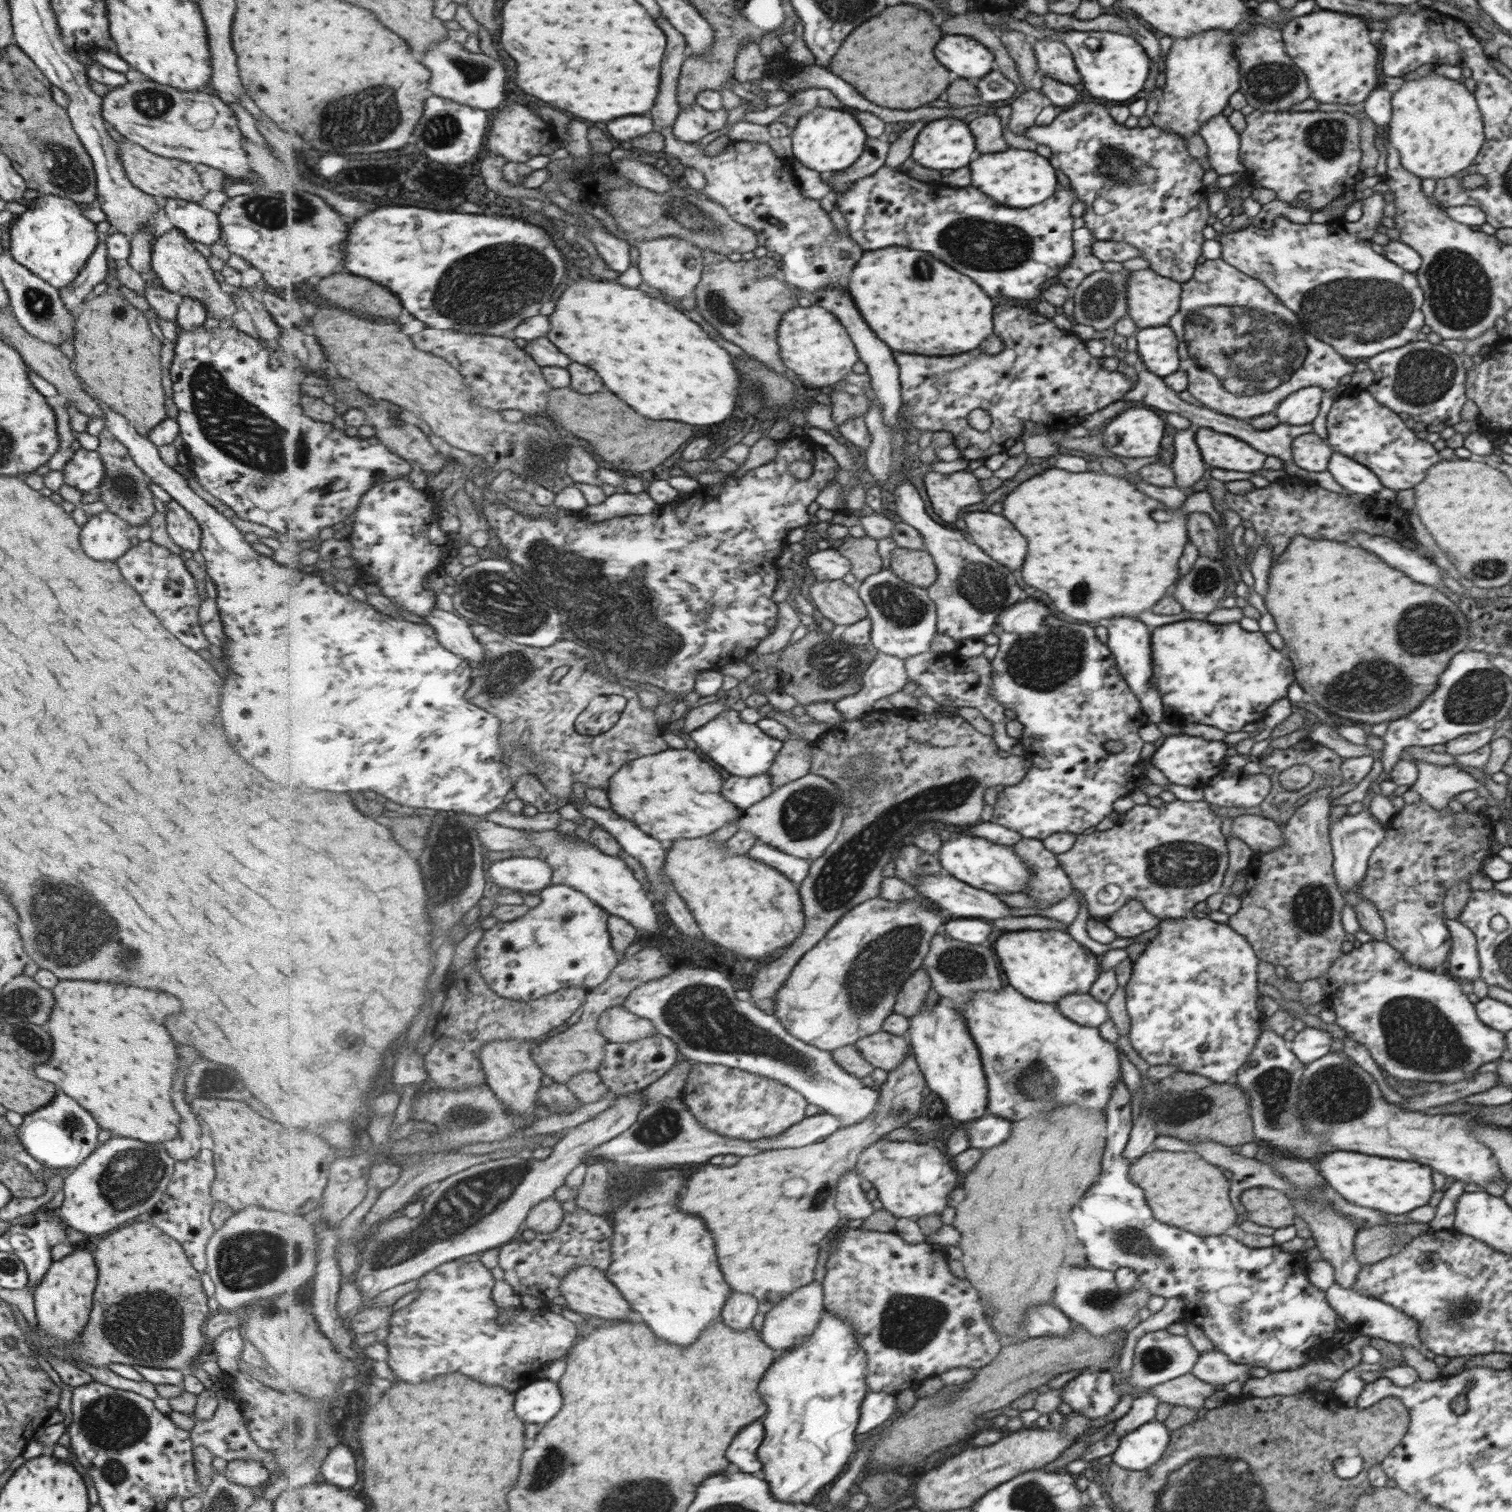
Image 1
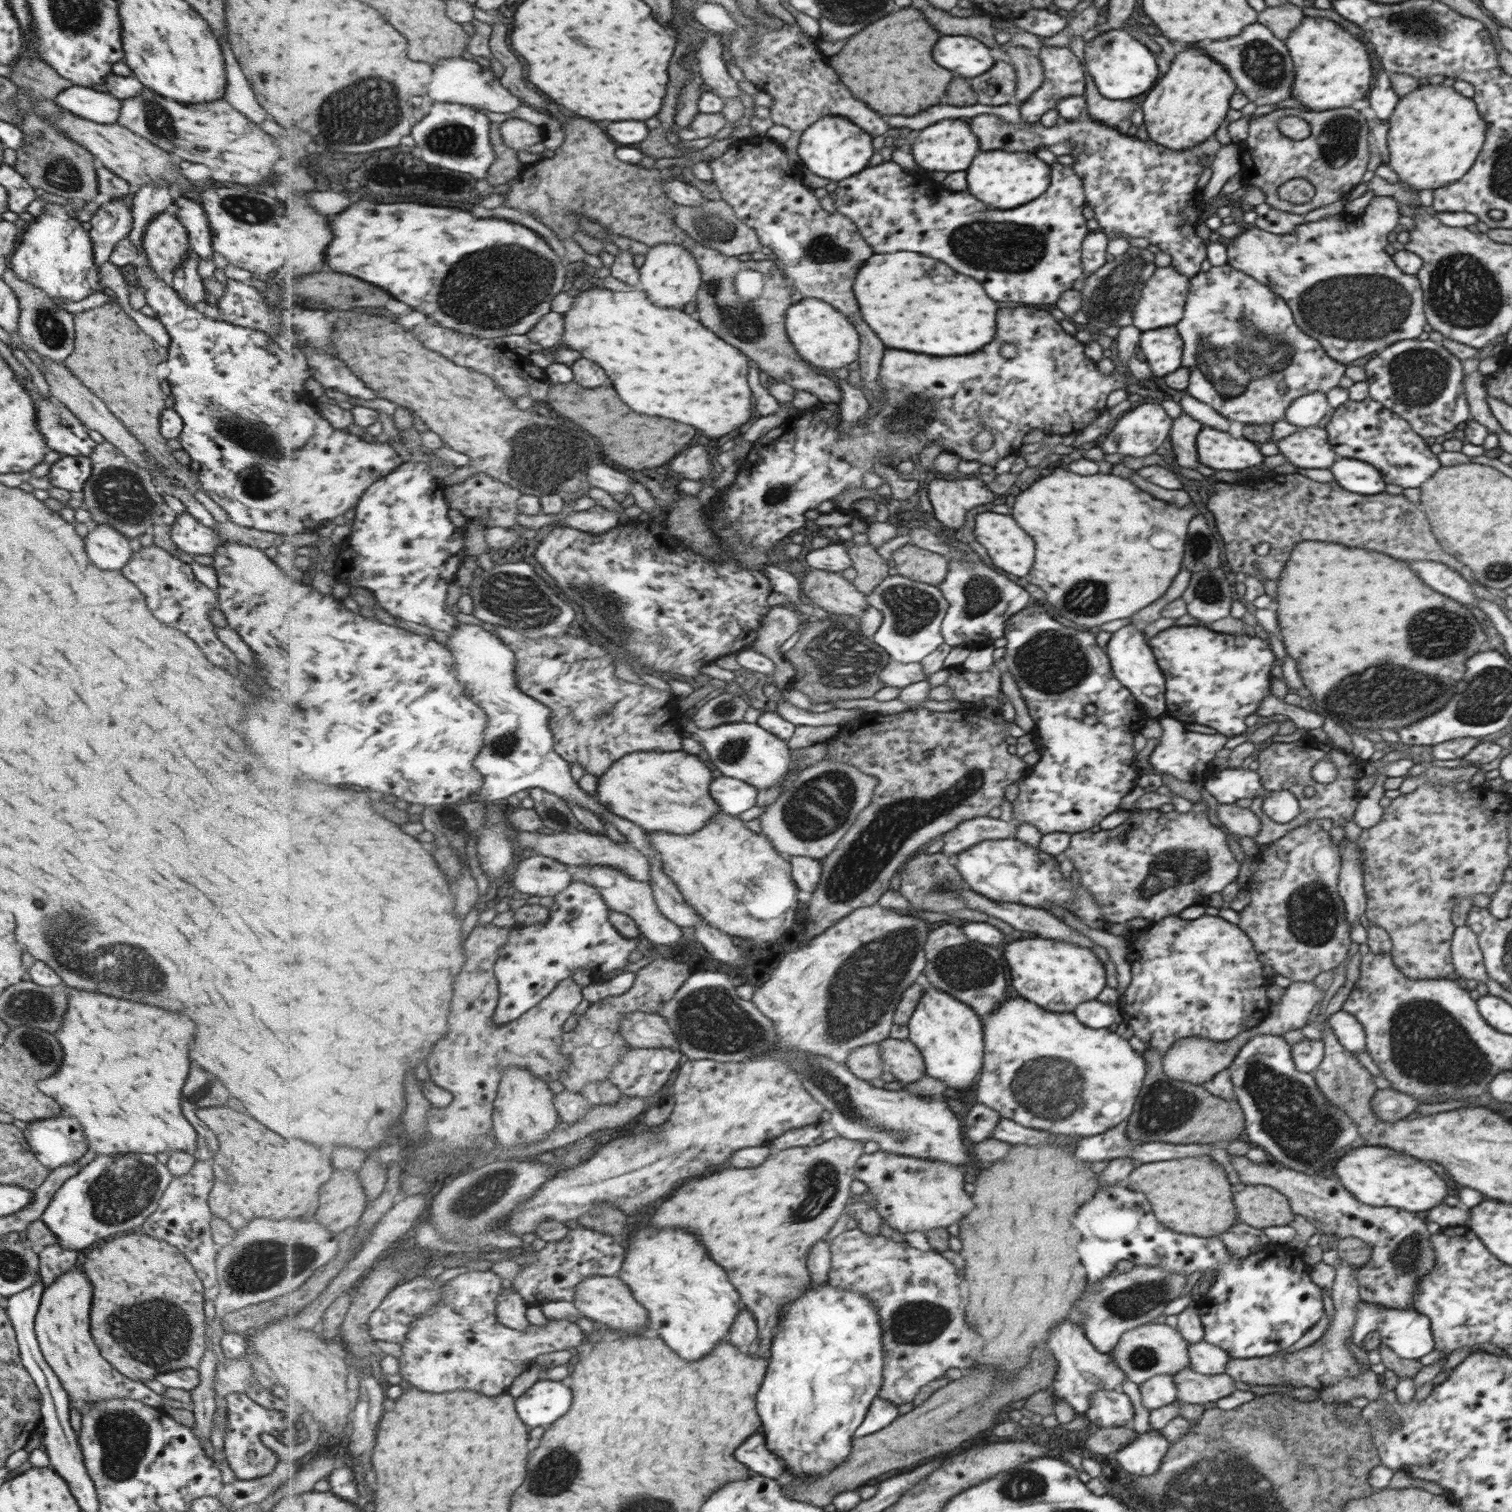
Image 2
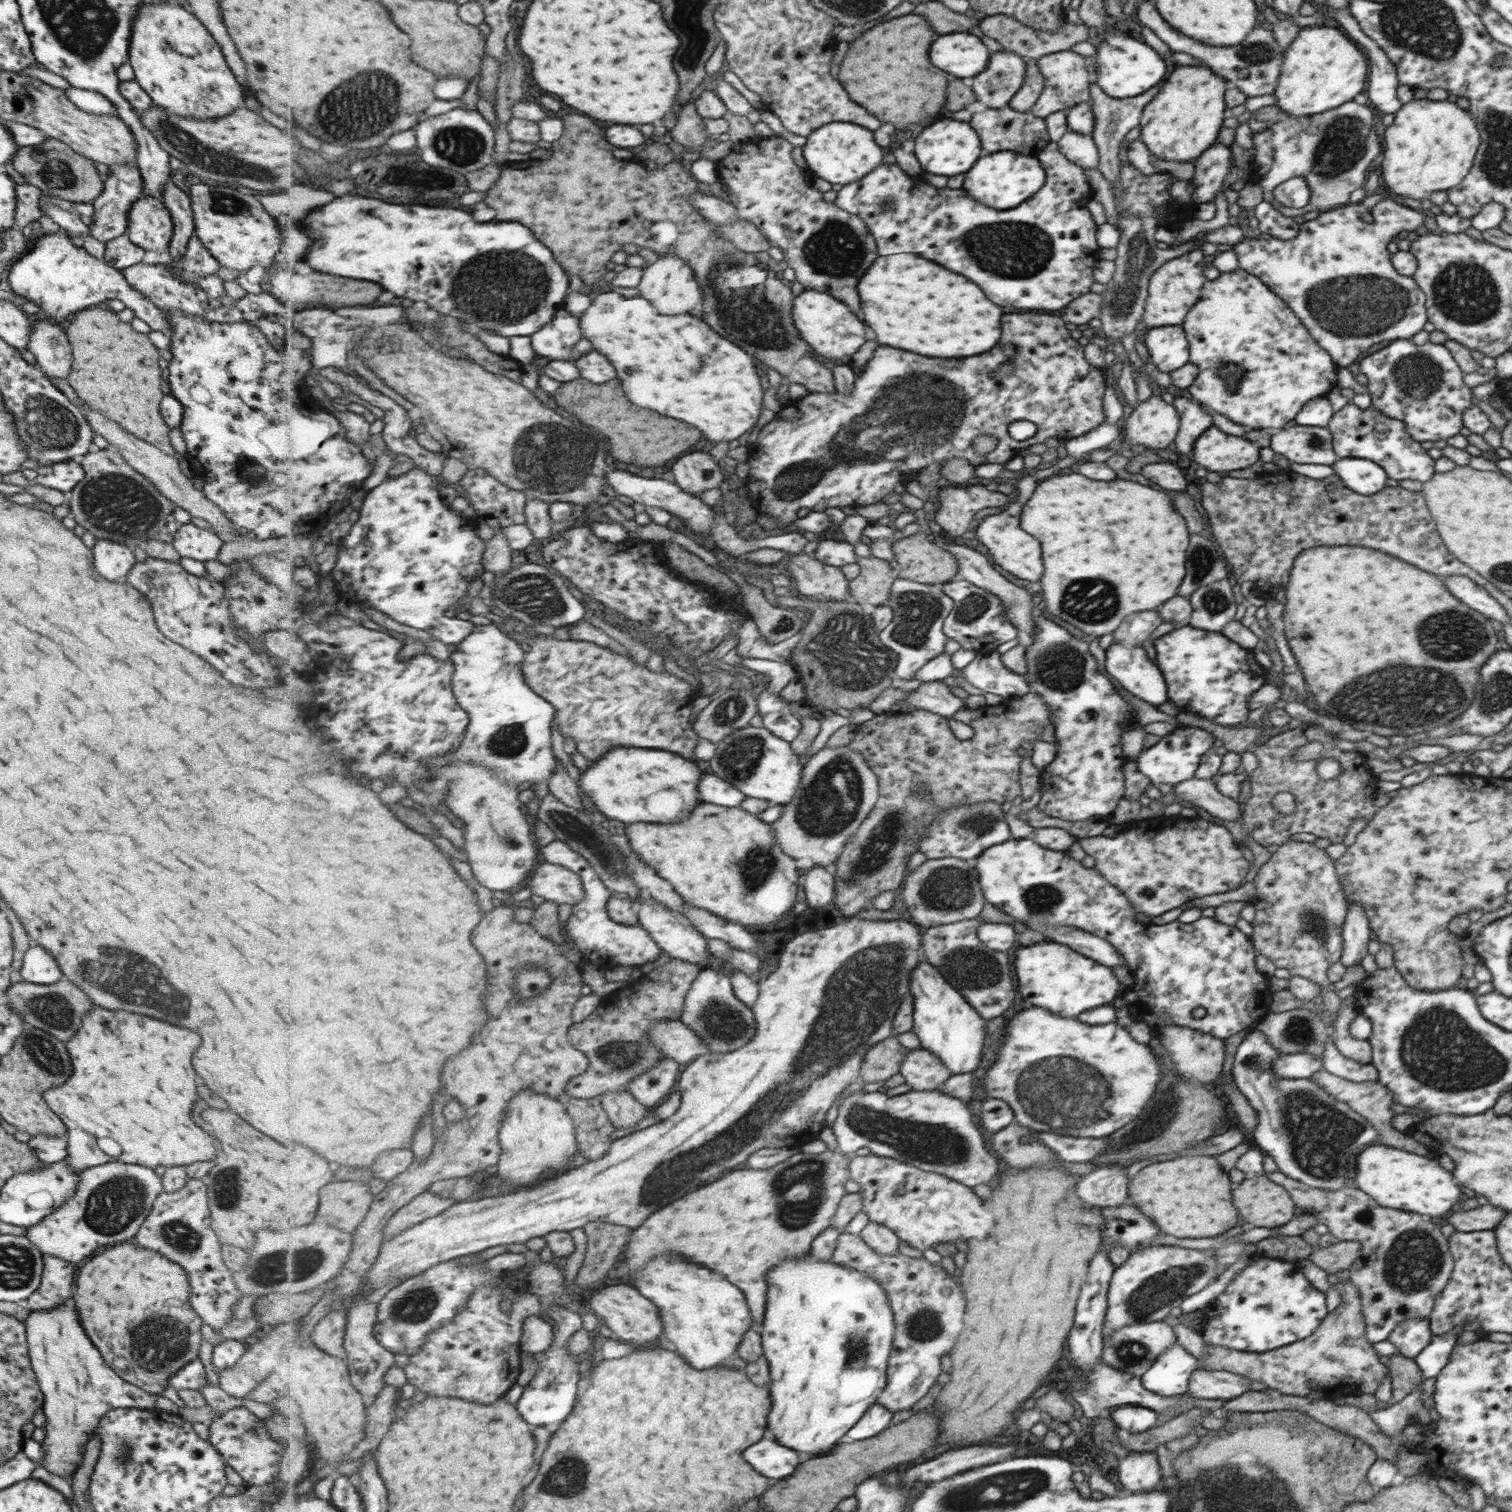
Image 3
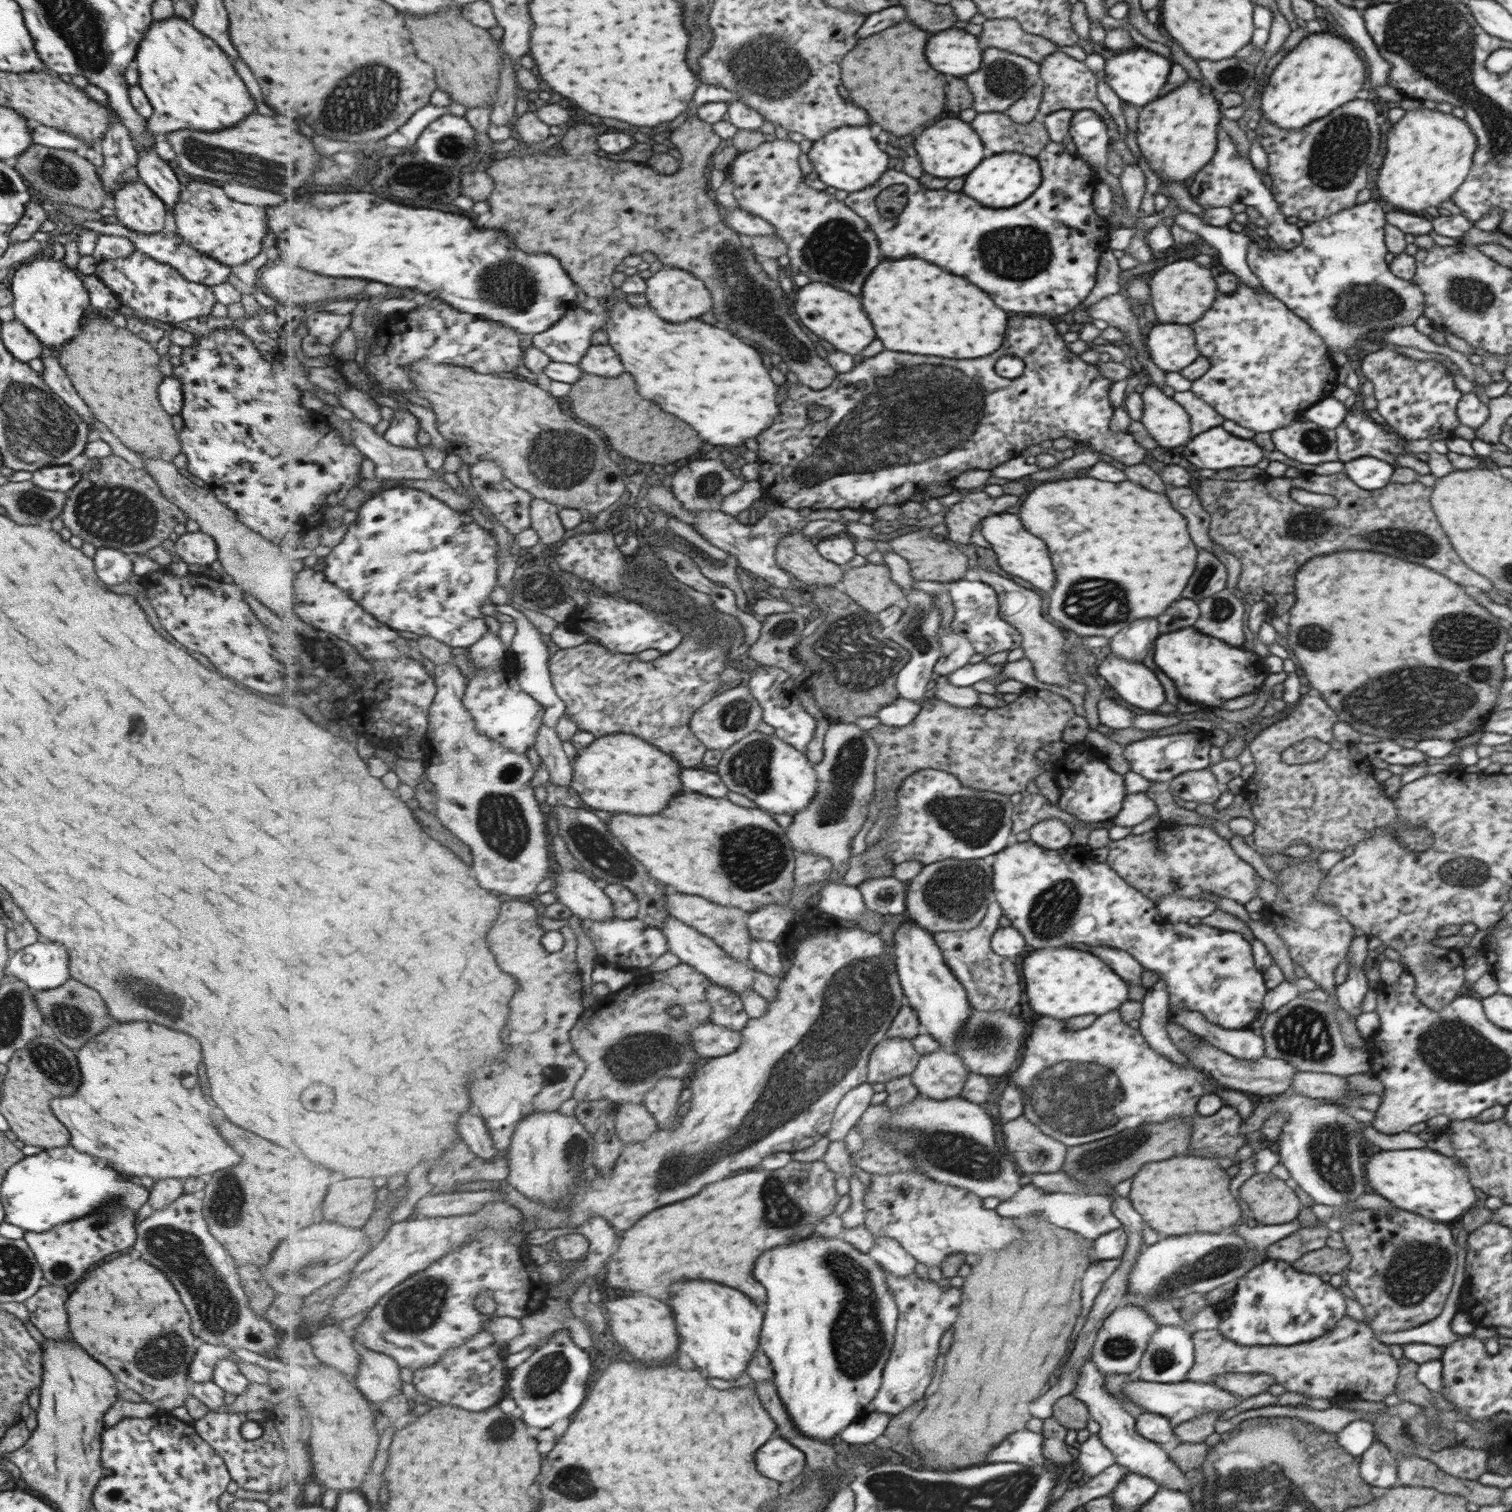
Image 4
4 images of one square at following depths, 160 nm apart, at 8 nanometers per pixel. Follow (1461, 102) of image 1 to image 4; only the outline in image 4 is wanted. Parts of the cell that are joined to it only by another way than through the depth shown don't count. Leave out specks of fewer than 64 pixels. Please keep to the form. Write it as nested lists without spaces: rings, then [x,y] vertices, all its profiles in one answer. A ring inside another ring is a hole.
[[[1418,105],[1416,110],[1405,112],[1385,134],[1387,152],[1377,174],[1379,196],[1397,211],[1415,213],[1429,206],[1438,208],[1443,200],[1451,200],[1467,176],[1475,147],[1476,136],[1463,120]]]

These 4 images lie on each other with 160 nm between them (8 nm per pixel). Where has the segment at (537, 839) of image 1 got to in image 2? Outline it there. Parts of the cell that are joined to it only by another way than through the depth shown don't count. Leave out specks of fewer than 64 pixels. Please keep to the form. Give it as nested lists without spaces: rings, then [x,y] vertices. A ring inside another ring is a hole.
[[[609,865],[570,866],[569,872],[571,872],[573,881],[584,880],[587,884],[595,885],[599,888],[601,896],[604,897],[609,909],[631,916],[637,923],[642,935],[652,944],[668,945],[681,942],[681,935],[683,934],[681,926],[675,924],[668,917],[665,917],[665,914],[661,913],[661,908],[656,902],[655,892],[653,892],[652,884],[649,881],[635,880],[624,870]]]

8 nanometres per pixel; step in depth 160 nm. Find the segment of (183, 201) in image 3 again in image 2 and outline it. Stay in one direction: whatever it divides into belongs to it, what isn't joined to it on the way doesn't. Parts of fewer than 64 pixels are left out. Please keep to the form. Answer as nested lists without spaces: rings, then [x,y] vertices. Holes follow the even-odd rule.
[[[188,248],[187,258],[173,271],[168,282],[185,304],[195,308],[201,308],[206,295],[201,284],[202,278],[196,271],[199,259],[200,256]]]

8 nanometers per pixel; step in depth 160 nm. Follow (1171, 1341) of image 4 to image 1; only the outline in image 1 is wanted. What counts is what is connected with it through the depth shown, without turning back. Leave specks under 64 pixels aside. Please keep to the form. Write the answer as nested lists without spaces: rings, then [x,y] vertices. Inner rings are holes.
[[[1147,1393],[1147,1395],[1141,1395],[1137,1399],[1133,1399],[1129,1411],[1119,1420],[1116,1420],[1110,1433],[1120,1439],[1137,1427],[1153,1421],[1155,1407],[1159,1406],[1159,1404],[1161,1404],[1160,1398],[1153,1397],[1153,1393]]]

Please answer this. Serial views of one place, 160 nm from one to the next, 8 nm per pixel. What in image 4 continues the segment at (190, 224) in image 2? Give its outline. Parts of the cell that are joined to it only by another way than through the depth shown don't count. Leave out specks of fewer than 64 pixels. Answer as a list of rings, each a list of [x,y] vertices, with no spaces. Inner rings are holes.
[[[101,220],[84,221],[79,224],[81,228],[93,230],[101,235],[124,236],[132,240],[133,246],[139,252],[149,255],[153,260],[161,264],[169,264],[174,268],[185,280],[204,284],[205,286],[215,286],[226,282],[226,278],[230,273],[229,267],[217,262],[215,259],[208,257],[206,254],[199,252],[196,248],[191,248],[191,244],[186,243],[175,232],[154,232],[153,234],[139,234],[133,232],[121,224],[106,224]]]

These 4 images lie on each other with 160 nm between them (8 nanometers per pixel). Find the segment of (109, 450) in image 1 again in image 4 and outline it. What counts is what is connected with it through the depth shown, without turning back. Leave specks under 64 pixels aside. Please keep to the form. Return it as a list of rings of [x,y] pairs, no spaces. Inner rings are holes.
[[[107,456],[106,458],[91,458],[80,469],[80,479],[71,488],[66,496],[63,508],[60,512],[61,522],[72,535],[77,535],[82,542],[89,542],[94,548],[114,548],[128,555],[143,555],[154,546],[160,545],[168,534],[173,532],[176,524],[187,520],[186,514],[171,504],[159,491],[155,482],[145,469],[134,468],[119,458],[119,456]]]

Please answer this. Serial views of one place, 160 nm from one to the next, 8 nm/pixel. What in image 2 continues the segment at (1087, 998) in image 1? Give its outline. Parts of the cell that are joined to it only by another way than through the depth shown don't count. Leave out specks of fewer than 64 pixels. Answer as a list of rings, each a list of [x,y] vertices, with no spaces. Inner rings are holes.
[[[1097,998],[1081,1003],[1073,1012],[1089,1028],[1107,1028],[1113,1022],[1123,1022],[1117,1003],[1105,1004]]]

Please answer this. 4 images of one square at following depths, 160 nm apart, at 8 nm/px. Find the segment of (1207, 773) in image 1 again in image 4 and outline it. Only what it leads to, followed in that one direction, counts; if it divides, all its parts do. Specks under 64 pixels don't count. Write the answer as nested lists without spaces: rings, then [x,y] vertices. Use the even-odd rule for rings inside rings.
[[[1199,730],[1199,732],[1192,733],[1176,733],[1165,736],[1149,736],[1135,742],[1131,742],[1123,746],[1123,758],[1127,760],[1130,766],[1130,770],[1143,776],[1150,782],[1170,782],[1173,778],[1176,778],[1177,775],[1180,775],[1182,772],[1199,770],[1207,766],[1207,753],[1211,744],[1207,740],[1207,734],[1209,732]]]

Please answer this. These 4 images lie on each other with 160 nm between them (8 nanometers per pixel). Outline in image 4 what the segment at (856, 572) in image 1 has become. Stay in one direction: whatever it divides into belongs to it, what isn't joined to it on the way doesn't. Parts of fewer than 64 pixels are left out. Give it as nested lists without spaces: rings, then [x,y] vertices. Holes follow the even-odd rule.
[[[867,563],[859,568],[845,571],[844,580],[841,582],[843,590],[851,595],[863,608],[877,614],[891,605],[901,604],[906,593],[904,588],[893,581],[890,569],[886,564]]]

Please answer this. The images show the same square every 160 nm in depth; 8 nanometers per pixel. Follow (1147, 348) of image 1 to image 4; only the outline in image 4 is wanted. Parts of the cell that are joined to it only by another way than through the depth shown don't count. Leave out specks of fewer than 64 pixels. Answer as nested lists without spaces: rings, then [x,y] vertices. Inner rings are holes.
[[[1157,323],[1147,336],[1148,356],[1165,373],[1179,372],[1200,357],[1190,325]]]

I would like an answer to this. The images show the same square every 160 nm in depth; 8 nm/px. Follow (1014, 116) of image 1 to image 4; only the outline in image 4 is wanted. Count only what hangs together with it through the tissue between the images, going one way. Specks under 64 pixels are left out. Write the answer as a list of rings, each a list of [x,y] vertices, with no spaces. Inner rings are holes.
[[[1055,51],[1045,56],[1039,63],[1039,73],[1042,83],[1042,96],[1038,111],[1041,114],[1051,114],[1056,110],[1091,110],[1096,112],[1101,117],[1105,127],[1107,127],[1107,137],[1114,136],[1112,149],[1121,157],[1123,164],[1135,165],[1137,163],[1137,157],[1131,153],[1124,142],[1117,138],[1116,124],[1106,109],[1103,108],[1103,104],[1097,100],[1097,96],[1095,96],[1095,82],[1098,82],[1098,80],[1095,80],[1093,72],[1089,68],[1085,68],[1083,62],[1077,62],[1071,56],[1061,53],[1061,51]]]

